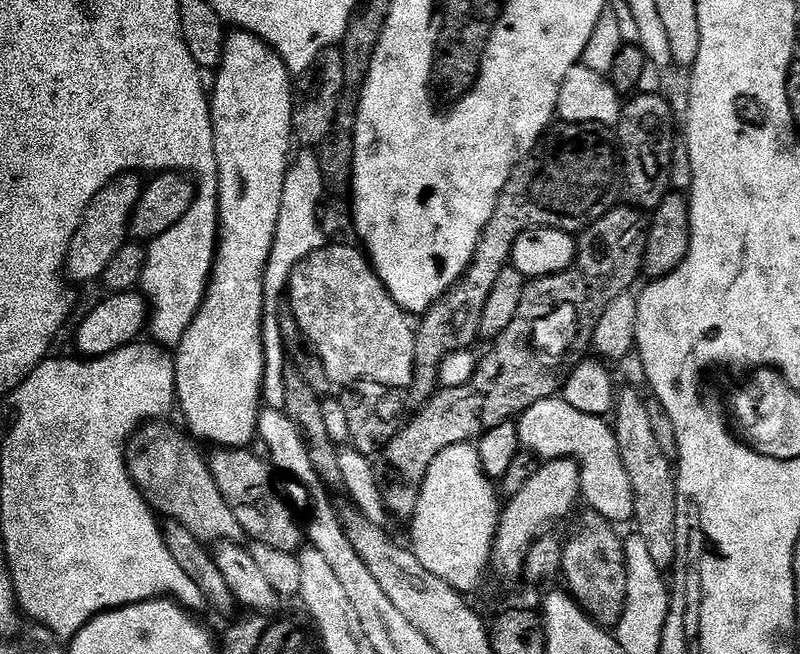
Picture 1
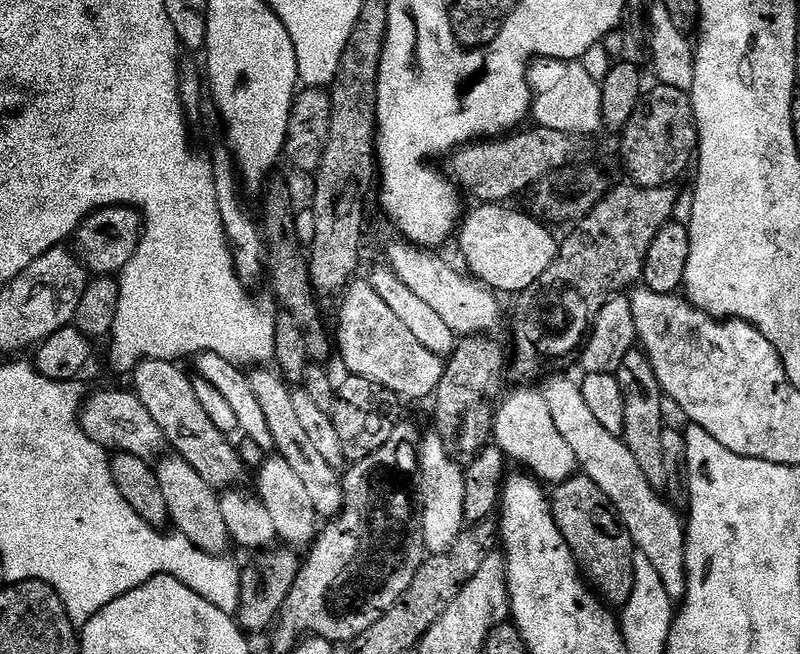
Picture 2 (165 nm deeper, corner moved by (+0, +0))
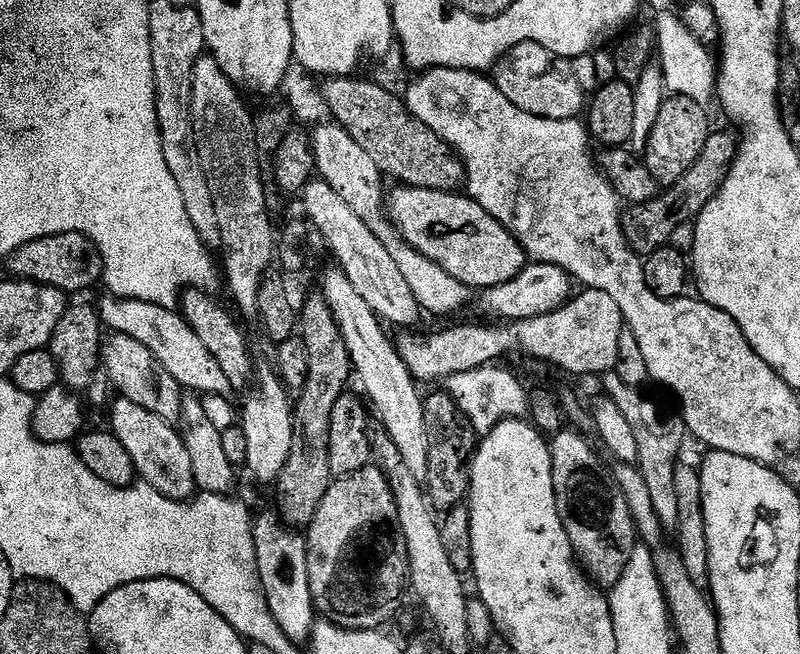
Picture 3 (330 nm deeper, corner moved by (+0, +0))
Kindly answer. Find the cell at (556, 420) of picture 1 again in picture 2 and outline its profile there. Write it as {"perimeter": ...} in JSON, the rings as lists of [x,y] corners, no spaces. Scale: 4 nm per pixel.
{"perimeter":[[[520,388],[517,392],[510,392],[499,401],[492,422],[495,447],[503,450],[513,465],[521,464],[524,467],[521,469],[527,470],[545,485],[555,486],[577,475],[574,450],[570,450],[566,438],[558,434],[558,426],[554,426],[554,418],[550,418],[550,409],[546,407],[543,391]]]}

